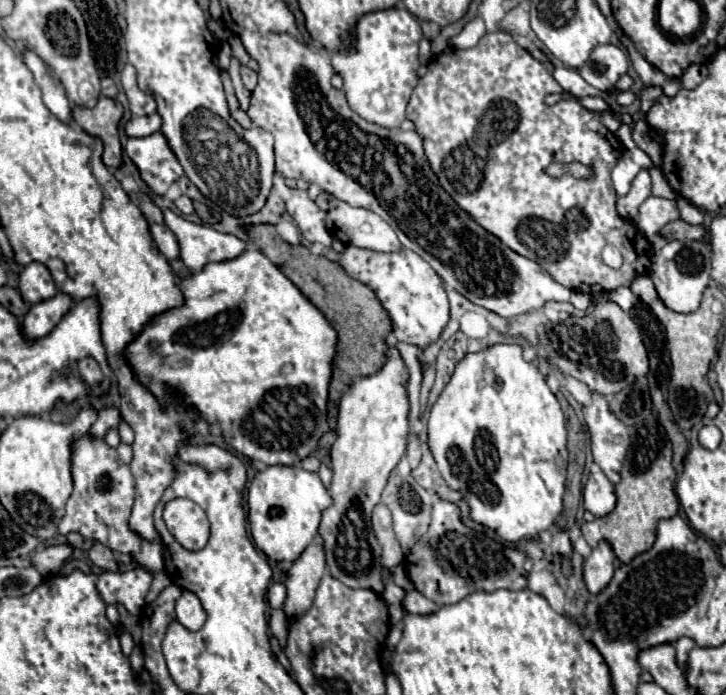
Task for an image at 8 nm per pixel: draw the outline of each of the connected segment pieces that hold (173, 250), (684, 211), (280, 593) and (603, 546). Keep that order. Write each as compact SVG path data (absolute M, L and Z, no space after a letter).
M151 224L149 228L151 228L157 248L167 256L167 260L177 260L179 258L179 244L177 244L175 234L167 226L159 226L159 224Z
M677 198L679 204L679 212L681 212L681 220L689 222L689 224L701 224L703 222L703 214L699 212L699 208L695 208L693 204L687 204L687 200Z
M271 584L267 600L269 600L271 608L281 608L285 602L285 586L283 584Z
M599 542L599 546L591 552L591 556L585 558L583 578L591 594L599 594L611 582L615 572L613 560L615 560L615 554L609 542Z

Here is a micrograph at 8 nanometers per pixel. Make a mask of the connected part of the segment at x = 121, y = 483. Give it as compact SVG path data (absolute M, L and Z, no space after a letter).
M91 434L77 436L71 442L71 474L73 474L73 494L67 502L67 512L59 524L59 534L79 532L83 538L99 540L113 552L133 554L133 560L137 564L153 572L163 570L163 546L141 540L127 526L135 498L135 484L129 464L121 460L117 450L111 448L103 438Z

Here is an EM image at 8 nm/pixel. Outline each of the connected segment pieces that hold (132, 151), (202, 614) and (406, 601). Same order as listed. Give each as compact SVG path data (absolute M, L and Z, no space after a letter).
M161 132L145 138L129 138L125 152L135 162L141 180L157 196L165 196L169 186L183 176L183 168Z
M183 592L183 596L177 600L175 604L177 608L177 620L187 628L187 630L199 630L205 620L207 620L207 612L201 606L201 600L193 594L193 592Z
M417 590L413 592L407 592L405 598L403 598L403 606L409 614L417 614L417 616L425 616L425 614L431 614L431 612L437 612L439 606L431 600L427 600L425 596L421 596Z

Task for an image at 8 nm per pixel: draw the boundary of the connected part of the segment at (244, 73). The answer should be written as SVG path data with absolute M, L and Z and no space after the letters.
M241 66L239 72L241 72L241 78L243 78L245 88L247 88L247 90L253 90L255 84L257 84L257 72L253 72L249 66Z

